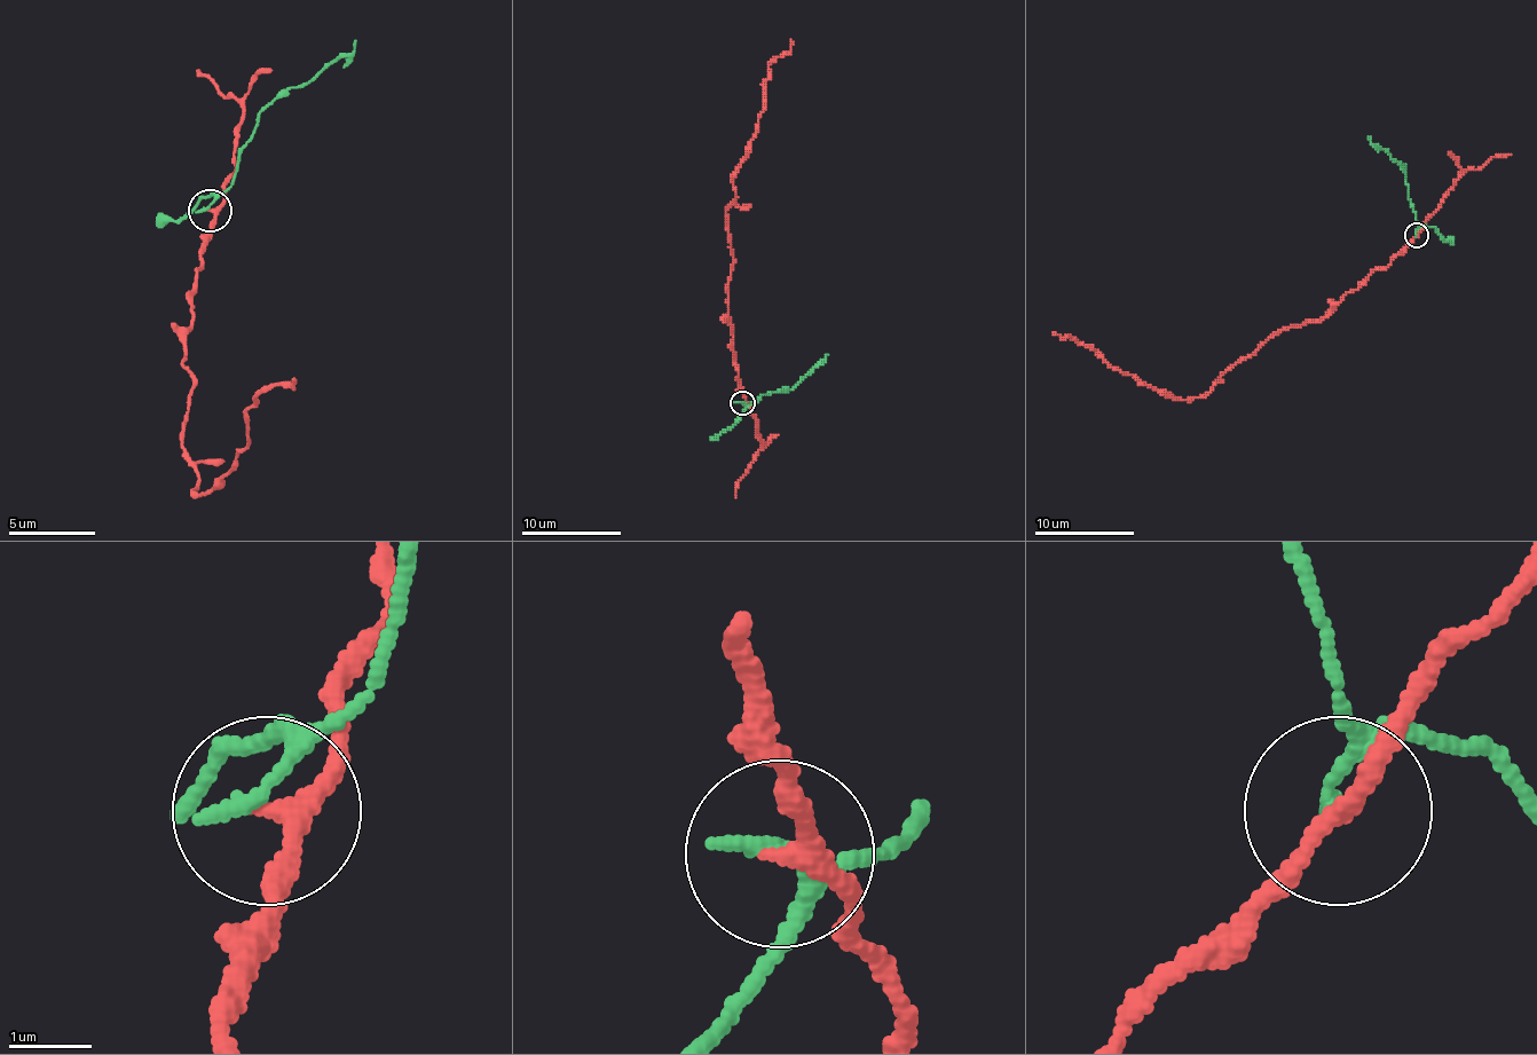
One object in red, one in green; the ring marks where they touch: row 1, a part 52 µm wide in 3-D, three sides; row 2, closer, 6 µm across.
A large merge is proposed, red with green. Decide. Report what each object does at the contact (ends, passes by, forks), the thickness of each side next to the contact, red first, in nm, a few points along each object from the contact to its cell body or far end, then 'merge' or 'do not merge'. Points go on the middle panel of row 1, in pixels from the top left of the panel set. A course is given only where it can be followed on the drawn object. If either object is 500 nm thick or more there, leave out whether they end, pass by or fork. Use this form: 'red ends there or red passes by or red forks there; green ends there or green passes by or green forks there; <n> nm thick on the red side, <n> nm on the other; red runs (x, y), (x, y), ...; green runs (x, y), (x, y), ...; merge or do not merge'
red passes by; green passes by; 220 nm thick on the red side, 160 nm on the other; red runs (743, 402), (727, 309), (733, 259), (725, 212), (763, 109), (767, 67), (790, 49), (790, 39); green runs (743, 402), (753, 404), (771, 392), (790, 390), (828, 354); do not merge

